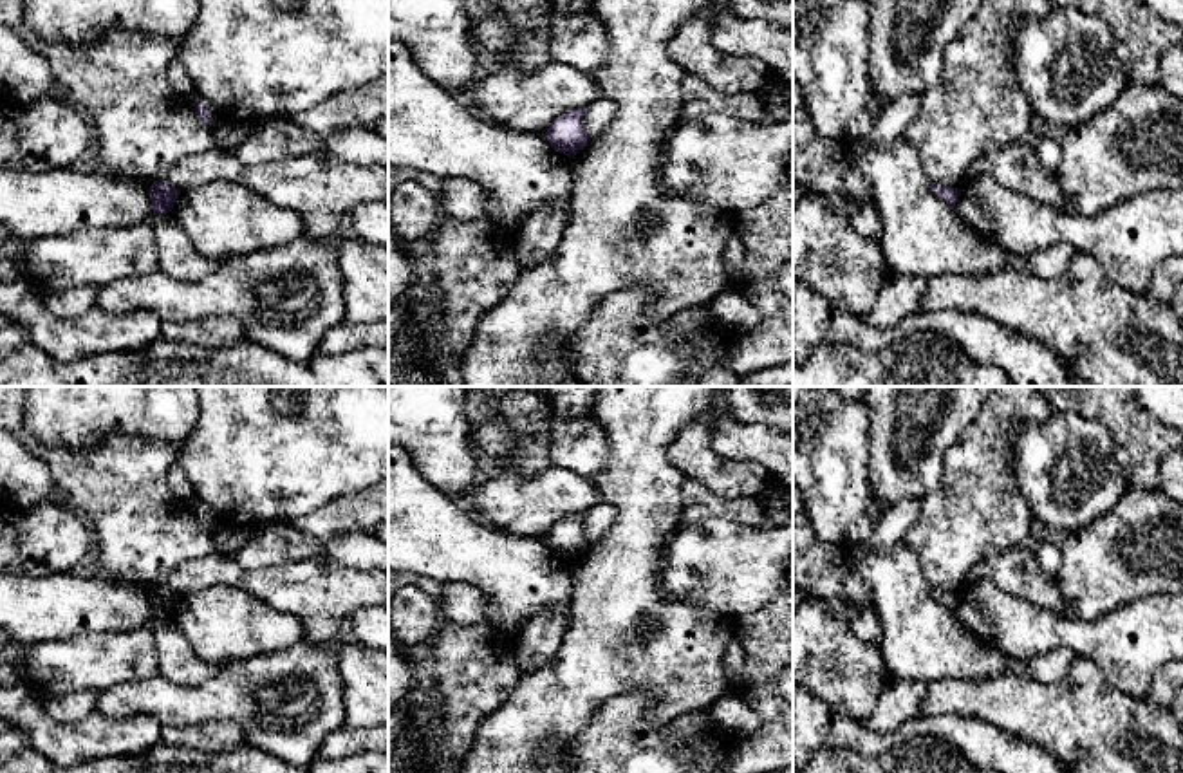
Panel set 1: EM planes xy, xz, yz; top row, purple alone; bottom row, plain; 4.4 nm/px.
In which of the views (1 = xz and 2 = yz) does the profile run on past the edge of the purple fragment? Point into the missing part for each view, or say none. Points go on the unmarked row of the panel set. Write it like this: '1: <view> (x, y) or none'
1: none
2: none

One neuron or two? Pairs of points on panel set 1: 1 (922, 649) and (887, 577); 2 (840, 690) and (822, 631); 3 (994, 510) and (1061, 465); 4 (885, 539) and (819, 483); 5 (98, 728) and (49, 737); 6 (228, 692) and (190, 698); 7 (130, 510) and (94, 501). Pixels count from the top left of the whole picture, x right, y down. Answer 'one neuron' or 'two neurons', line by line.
1: one neuron
2: one neuron
3: two neurons
4: two neurons
5: one neuron
6: one neuron
7: one neuron

